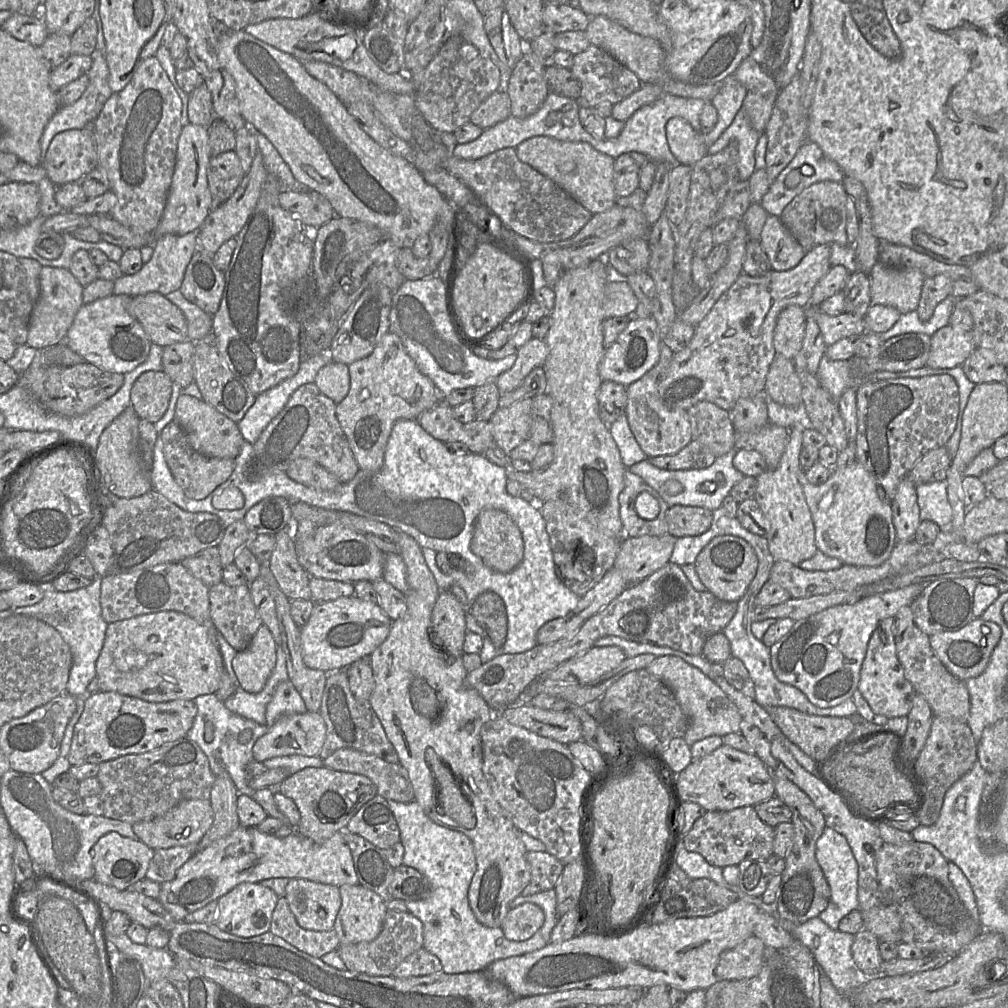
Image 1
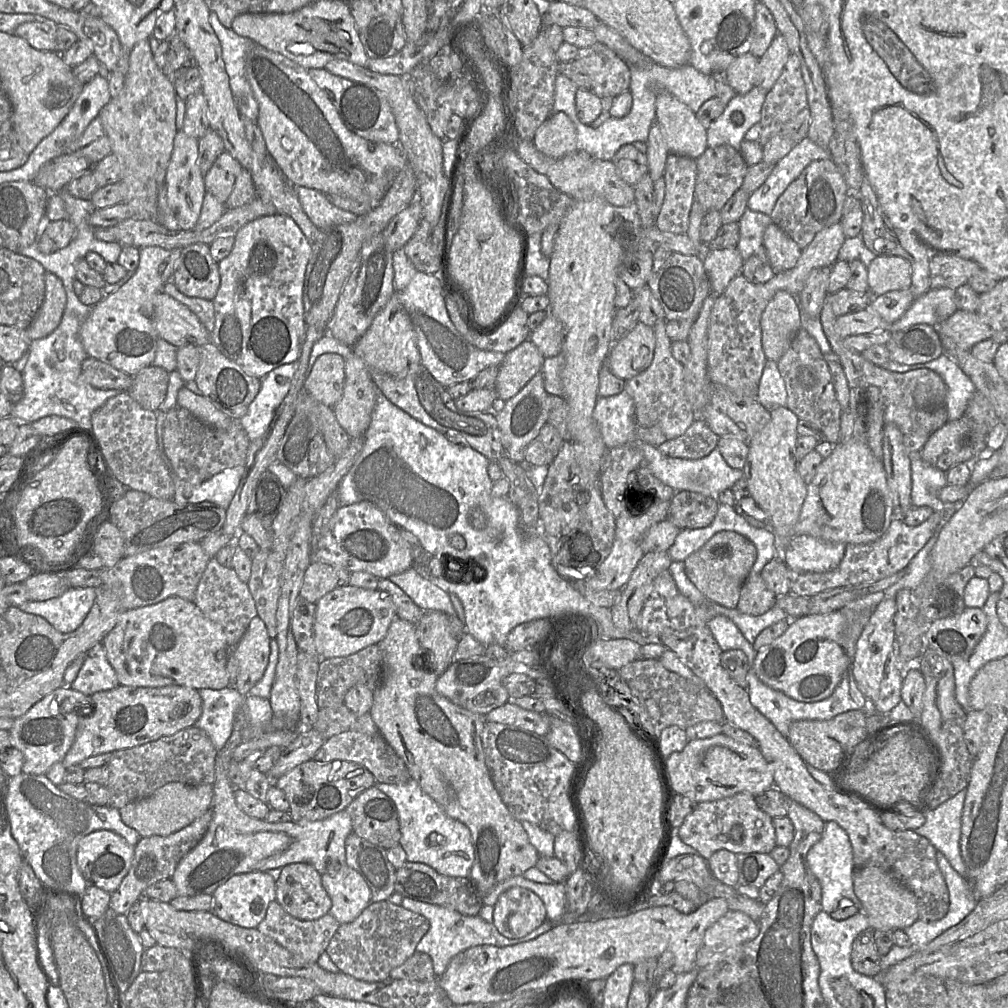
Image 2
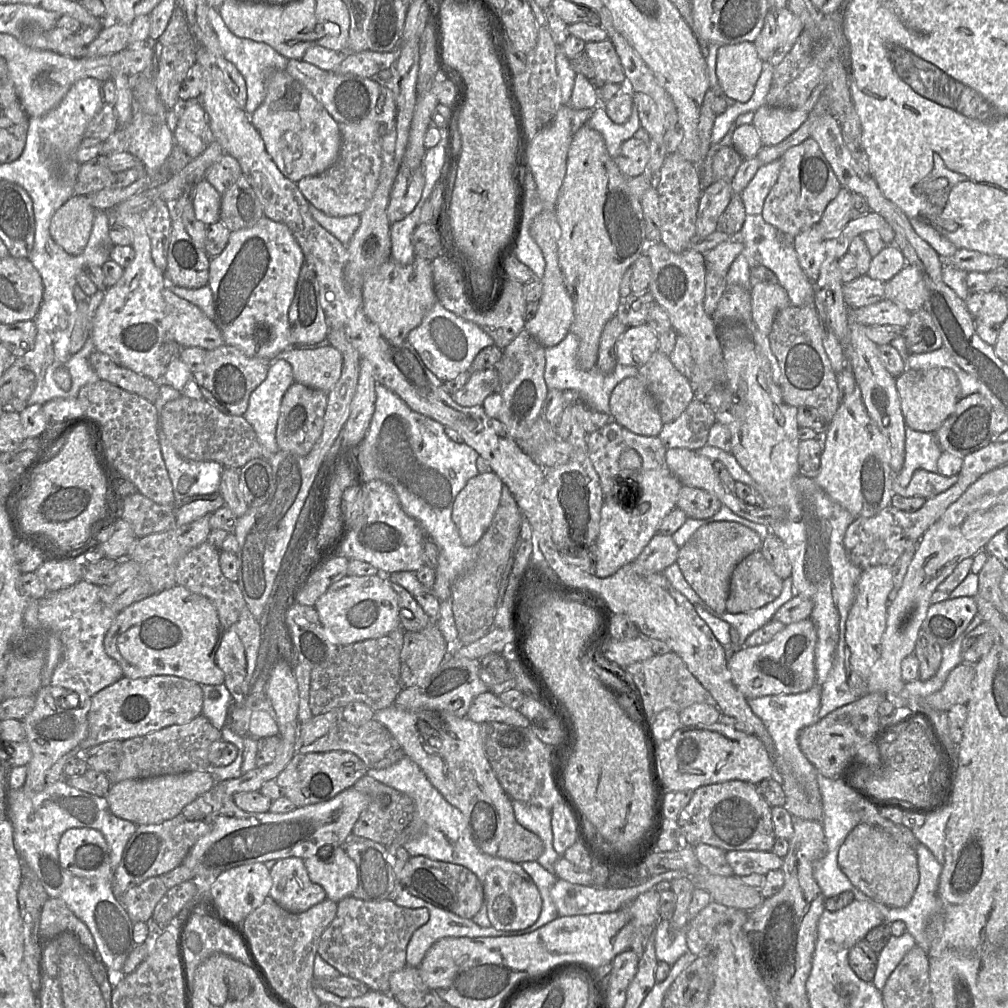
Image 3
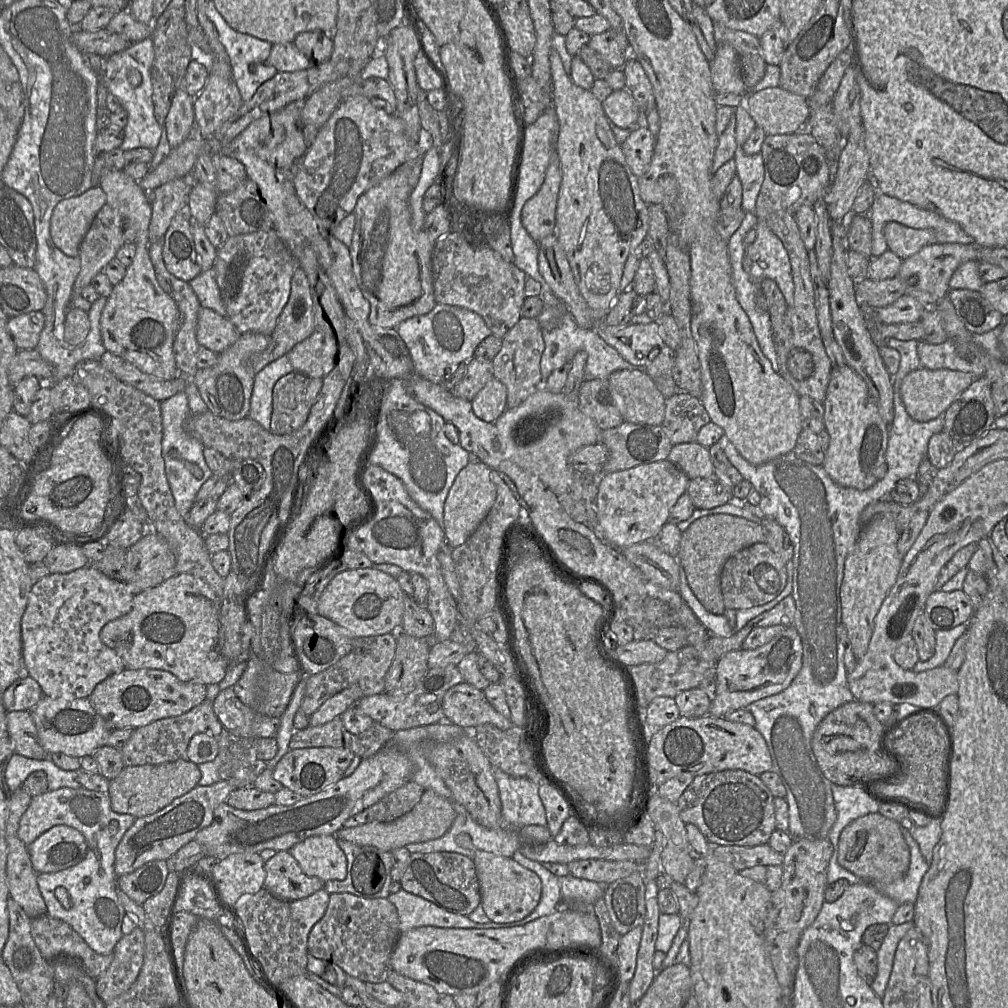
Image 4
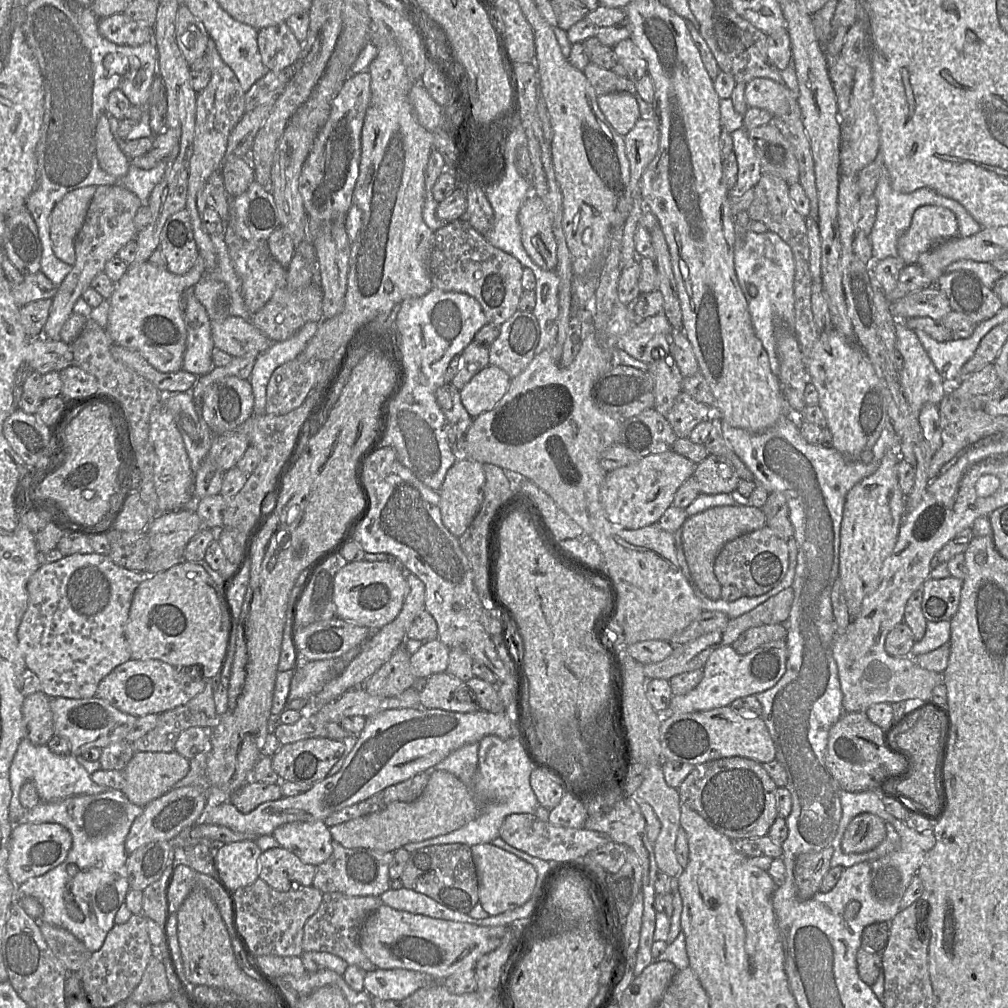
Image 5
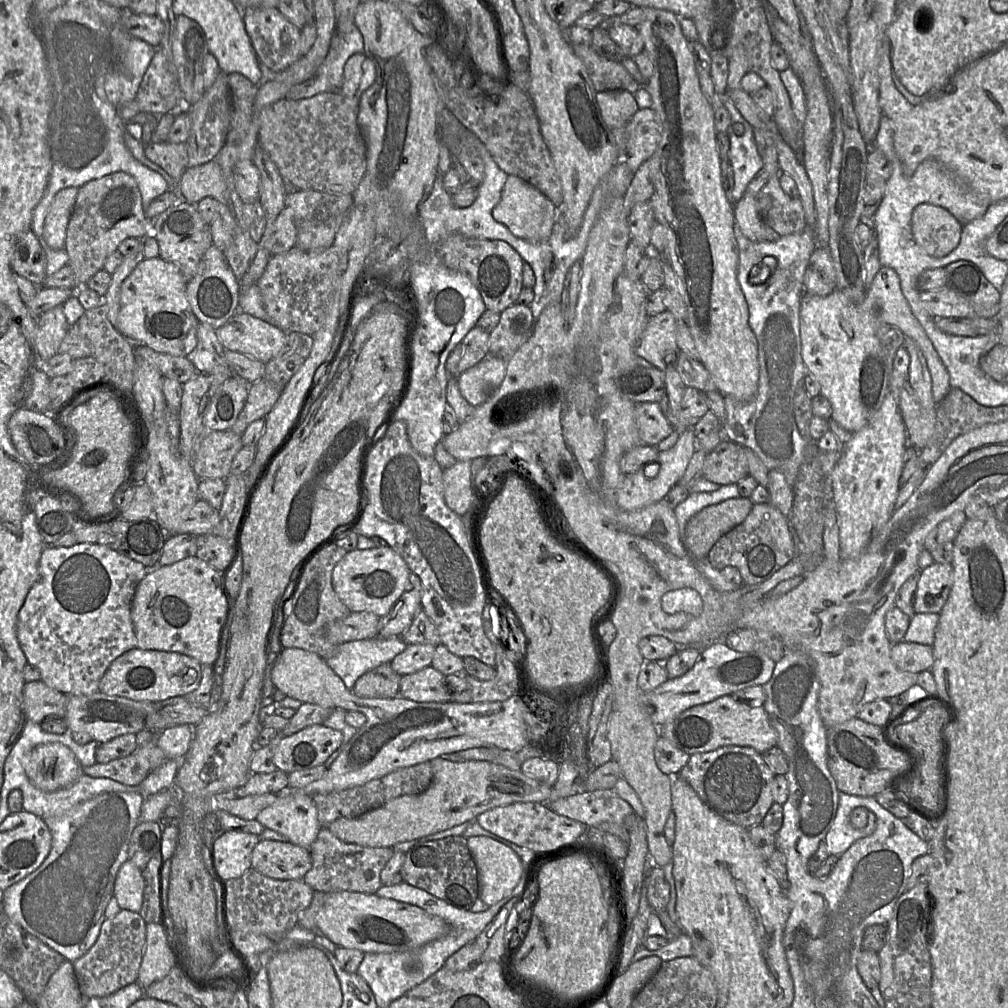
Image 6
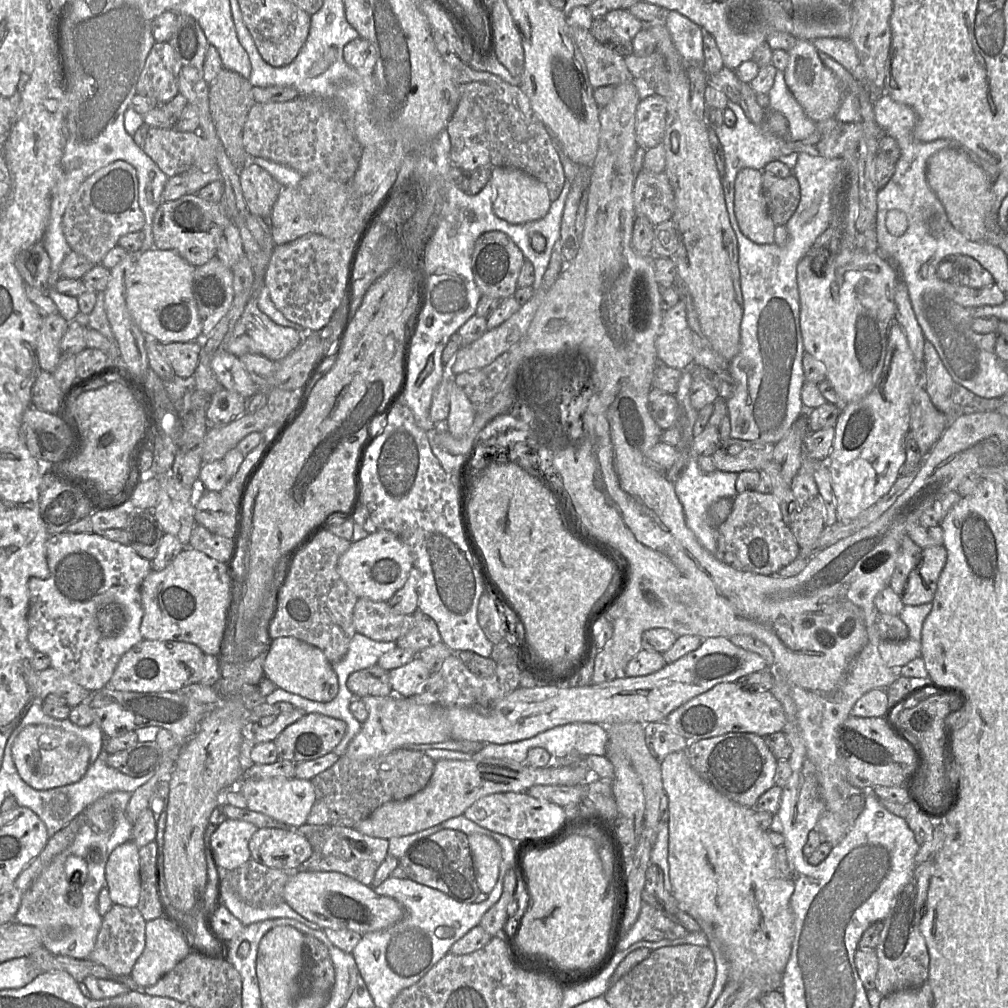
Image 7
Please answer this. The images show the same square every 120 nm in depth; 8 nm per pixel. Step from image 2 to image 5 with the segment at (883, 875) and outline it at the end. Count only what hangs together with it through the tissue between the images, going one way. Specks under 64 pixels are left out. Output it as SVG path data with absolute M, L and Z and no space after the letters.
M861 813L846 828L841 847L846 854L871 851L885 840L886 835L886 822L882 818Z

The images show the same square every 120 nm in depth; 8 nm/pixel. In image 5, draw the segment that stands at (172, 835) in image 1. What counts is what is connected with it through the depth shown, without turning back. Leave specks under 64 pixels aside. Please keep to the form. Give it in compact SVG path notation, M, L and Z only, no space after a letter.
M176 751L135 752L123 769L125 783L121 790L131 803L145 807L173 789L175 784L187 775L189 769L189 760Z

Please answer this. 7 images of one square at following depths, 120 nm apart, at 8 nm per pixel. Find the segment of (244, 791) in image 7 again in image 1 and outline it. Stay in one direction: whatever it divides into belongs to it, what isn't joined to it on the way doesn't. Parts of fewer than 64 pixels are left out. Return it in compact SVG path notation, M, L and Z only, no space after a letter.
M361 884L338 888L342 903L334 929L340 944L374 940L382 930L388 910L387 902Z

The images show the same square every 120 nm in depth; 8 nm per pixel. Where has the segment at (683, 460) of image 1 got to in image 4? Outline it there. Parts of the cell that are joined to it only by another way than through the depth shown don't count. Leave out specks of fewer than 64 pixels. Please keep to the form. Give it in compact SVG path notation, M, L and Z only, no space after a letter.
M677 392L665 400L661 426L672 445L695 442L701 427L709 422L709 414L700 398Z

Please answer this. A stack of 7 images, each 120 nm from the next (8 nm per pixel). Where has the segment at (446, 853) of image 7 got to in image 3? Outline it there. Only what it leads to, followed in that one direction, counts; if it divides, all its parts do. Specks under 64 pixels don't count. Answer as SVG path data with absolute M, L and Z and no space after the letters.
M410 856L400 874L400 884L413 896L462 918L472 919L484 903L483 885L464 866L433 860L426 856Z

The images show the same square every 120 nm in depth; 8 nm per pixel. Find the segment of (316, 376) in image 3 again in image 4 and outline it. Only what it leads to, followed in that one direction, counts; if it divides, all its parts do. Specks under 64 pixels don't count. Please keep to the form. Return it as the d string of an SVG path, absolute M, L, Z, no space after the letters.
M316 329L308 338L295 345L286 356L294 371L323 379L335 367L338 352L335 337Z

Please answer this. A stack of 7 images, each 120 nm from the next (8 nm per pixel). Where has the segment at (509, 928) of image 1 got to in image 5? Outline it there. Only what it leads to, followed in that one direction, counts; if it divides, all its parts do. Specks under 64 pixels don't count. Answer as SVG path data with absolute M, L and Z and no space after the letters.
M492 843L470 847L476 868L479 903L489 916L496 916L524 905L532 896L537 872L532 865Z

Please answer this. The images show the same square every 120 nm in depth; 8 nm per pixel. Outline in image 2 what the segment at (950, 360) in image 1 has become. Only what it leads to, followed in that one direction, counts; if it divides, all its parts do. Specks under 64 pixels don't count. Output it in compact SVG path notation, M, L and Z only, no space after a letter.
M960 309L939 325L938 333L951 338L964 350L971 350L977 343L992 336L990 327L977 312L966 312Z

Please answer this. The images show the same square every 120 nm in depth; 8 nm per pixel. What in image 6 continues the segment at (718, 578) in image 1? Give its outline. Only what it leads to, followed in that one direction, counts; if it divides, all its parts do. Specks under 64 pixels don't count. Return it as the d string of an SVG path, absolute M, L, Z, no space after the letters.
M749 498L727 499L718 504L709 505L692 516L685 528L684 545L693 559L705 559L713 545L724 534L741 524L750 513L753 503Z

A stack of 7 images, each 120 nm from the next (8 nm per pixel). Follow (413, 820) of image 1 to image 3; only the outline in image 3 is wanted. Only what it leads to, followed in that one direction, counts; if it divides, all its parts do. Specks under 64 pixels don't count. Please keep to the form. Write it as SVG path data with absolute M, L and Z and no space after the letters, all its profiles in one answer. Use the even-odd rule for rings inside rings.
M404 756L397 763L383 769L368 768L371 778L410 796L415 804L415 818L424 822L424 830L404 842L403 847L410 856L426 856L433 860L458 864L472 871L483 885L489 871L500 868L532 880L518 863L483 853L474 843L464 815L451 805L431 784L421 768L410 758ZM402 890L399 896L395 899L395 904L405 908L417 909L417 908L426 908L429 911L429 920L426 924L418 928L412 935L406 949L406 958L407 958L407 965L411 967L419 967L423 958L425 957L427 951L430 947L437 942L438 940L445 938L445 937L468 937L468 938L477 938L477 937L501 937L501 936L515 936L515 931L501 931L494 928L491 925L491 922L488 918L487 908L484 903L482 904L479 912L472 918L472 919L465 919L462 918L448 910L444 910L442 908L436 907L420 898L417 898L410 894L407 890Z

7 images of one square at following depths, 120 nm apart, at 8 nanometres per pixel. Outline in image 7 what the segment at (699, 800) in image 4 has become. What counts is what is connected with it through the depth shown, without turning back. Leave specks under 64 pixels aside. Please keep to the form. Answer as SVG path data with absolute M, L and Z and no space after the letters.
M728 733L689 743L687 757L694 771L732 802L755 808L762 794L775 785L777 759L765 739L753 733Z

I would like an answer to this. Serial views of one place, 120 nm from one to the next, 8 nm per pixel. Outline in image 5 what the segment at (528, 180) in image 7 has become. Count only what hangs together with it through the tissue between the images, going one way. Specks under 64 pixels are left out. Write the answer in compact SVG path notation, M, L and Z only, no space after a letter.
M536 194L522 203L518 222L523 247L532 261L544 270L555 271L558 260L552 222L546 206Z

